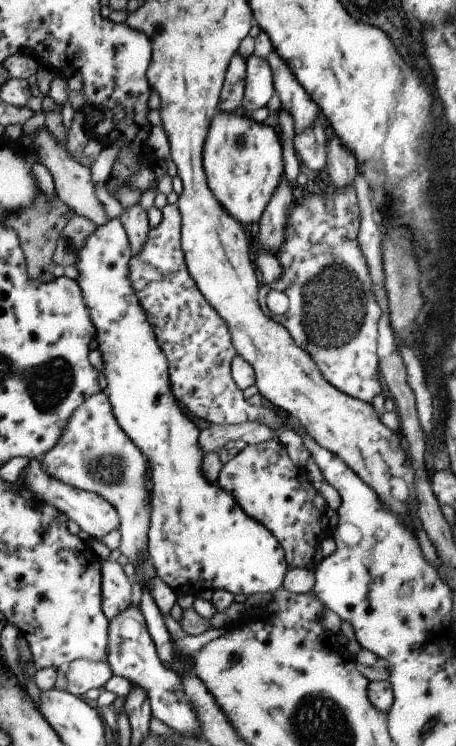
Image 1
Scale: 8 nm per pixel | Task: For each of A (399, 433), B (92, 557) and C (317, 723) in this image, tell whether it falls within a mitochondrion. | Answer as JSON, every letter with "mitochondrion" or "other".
{"A":"other","B":"other","C":"mitochondrion"}

